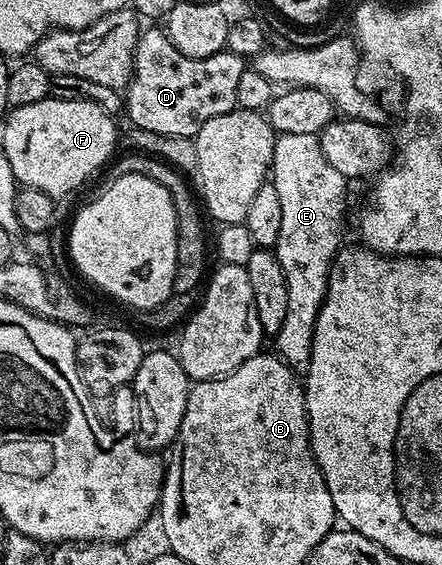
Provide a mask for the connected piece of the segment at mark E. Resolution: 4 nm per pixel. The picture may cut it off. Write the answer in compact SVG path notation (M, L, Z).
M284 133L277 135L273 148L273 164L271 166L270 181L279 195L282 206L282 223L277 244L274 247L280 268L284 271L284 280L287 281L287 315L284 316L283 327L274 335L275 351L296 372L304 372L311 360L312 336L315 335L316 316L326 298L327 280L330 276L330 267L333 266L334 256L341 247L340 220L346 206L346 186L348 180L342 173L324 157L320 150L317 135L293 135Z

